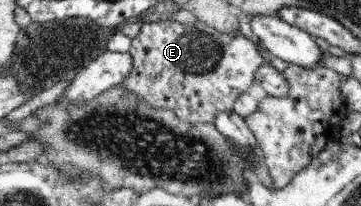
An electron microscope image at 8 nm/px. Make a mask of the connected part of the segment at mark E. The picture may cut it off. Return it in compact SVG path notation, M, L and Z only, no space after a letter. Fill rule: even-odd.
M169 18L160 22L142 21L141 31L132 39L128 54L132 57L132 66L120 85L126 91L136 93L138 101L148 103L153 109L170 109L178 119L189 123L214 123L219 113L233 111L235 99L251 87L255 71L265 63L259 44L243 36L240 31L221 33L198 20L188 25Z

